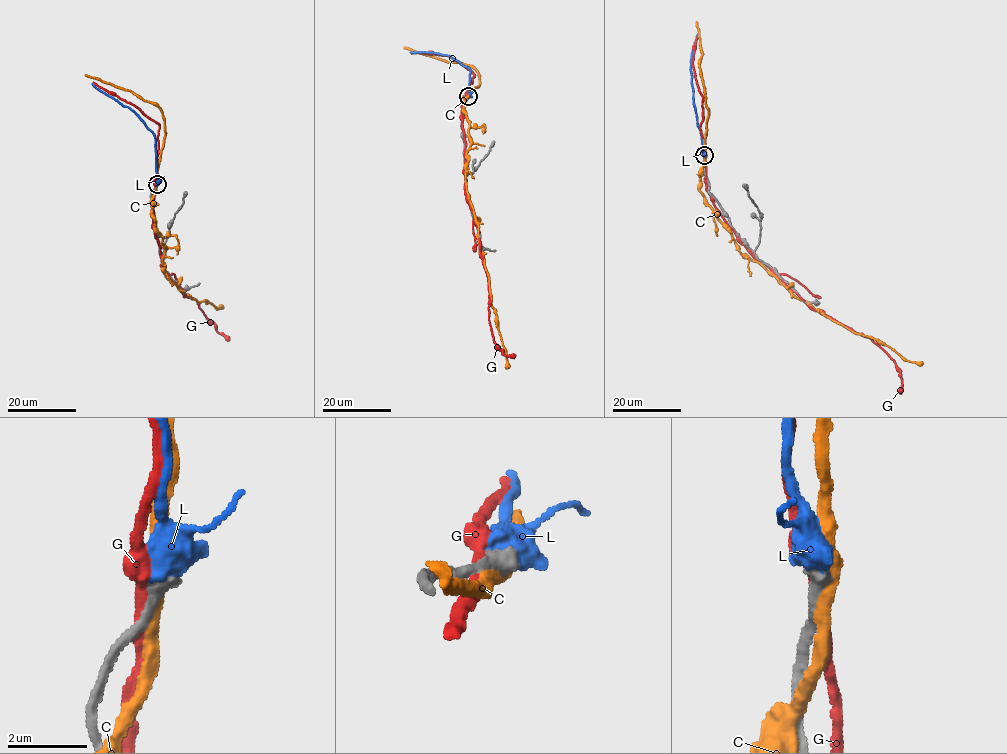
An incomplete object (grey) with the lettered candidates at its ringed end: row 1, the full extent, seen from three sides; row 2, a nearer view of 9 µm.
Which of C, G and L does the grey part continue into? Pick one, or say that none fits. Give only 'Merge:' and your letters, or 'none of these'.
Merge: L

